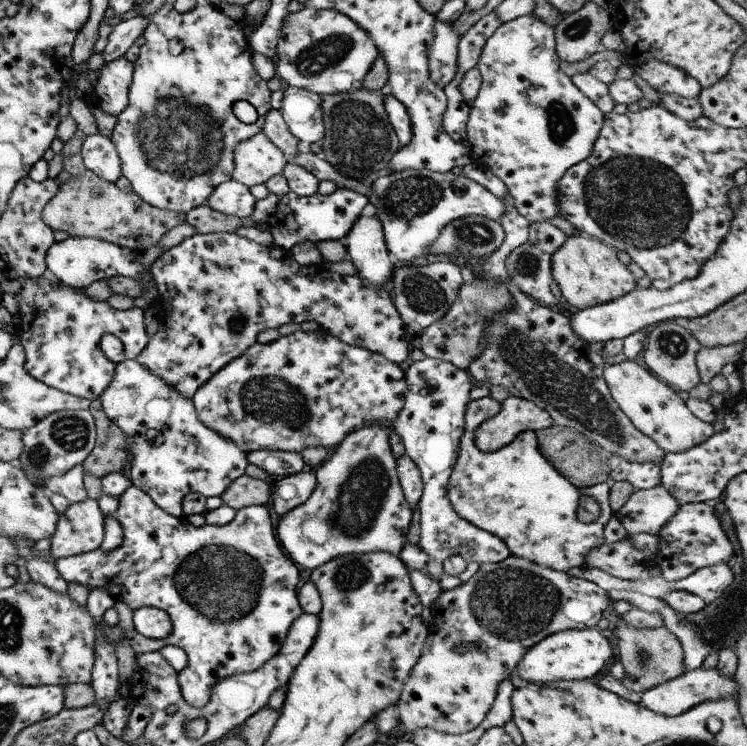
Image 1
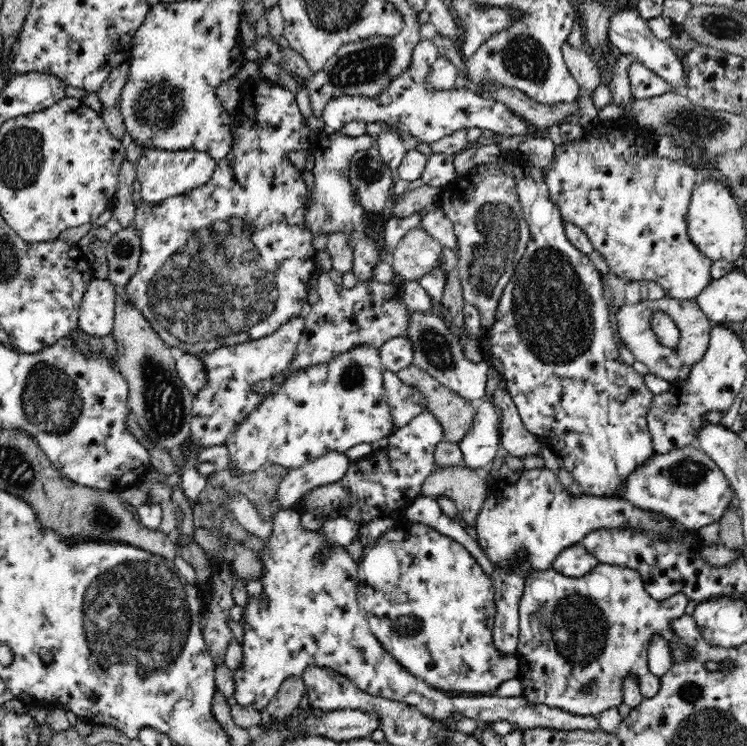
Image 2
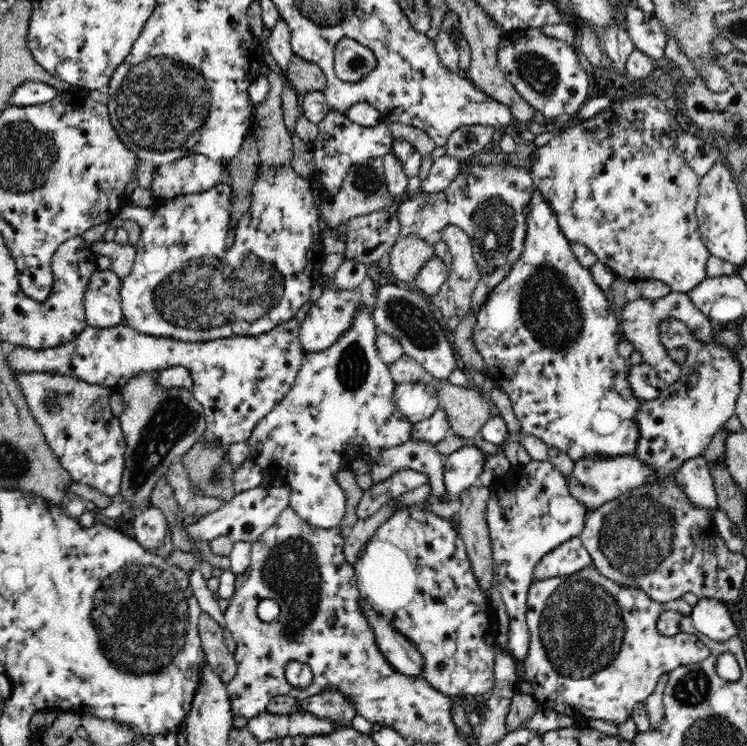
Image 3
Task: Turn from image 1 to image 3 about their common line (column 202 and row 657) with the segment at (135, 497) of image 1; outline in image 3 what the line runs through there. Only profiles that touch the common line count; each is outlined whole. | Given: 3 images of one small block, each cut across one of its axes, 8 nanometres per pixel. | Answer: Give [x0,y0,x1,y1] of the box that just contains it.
[522,564,709,726]

